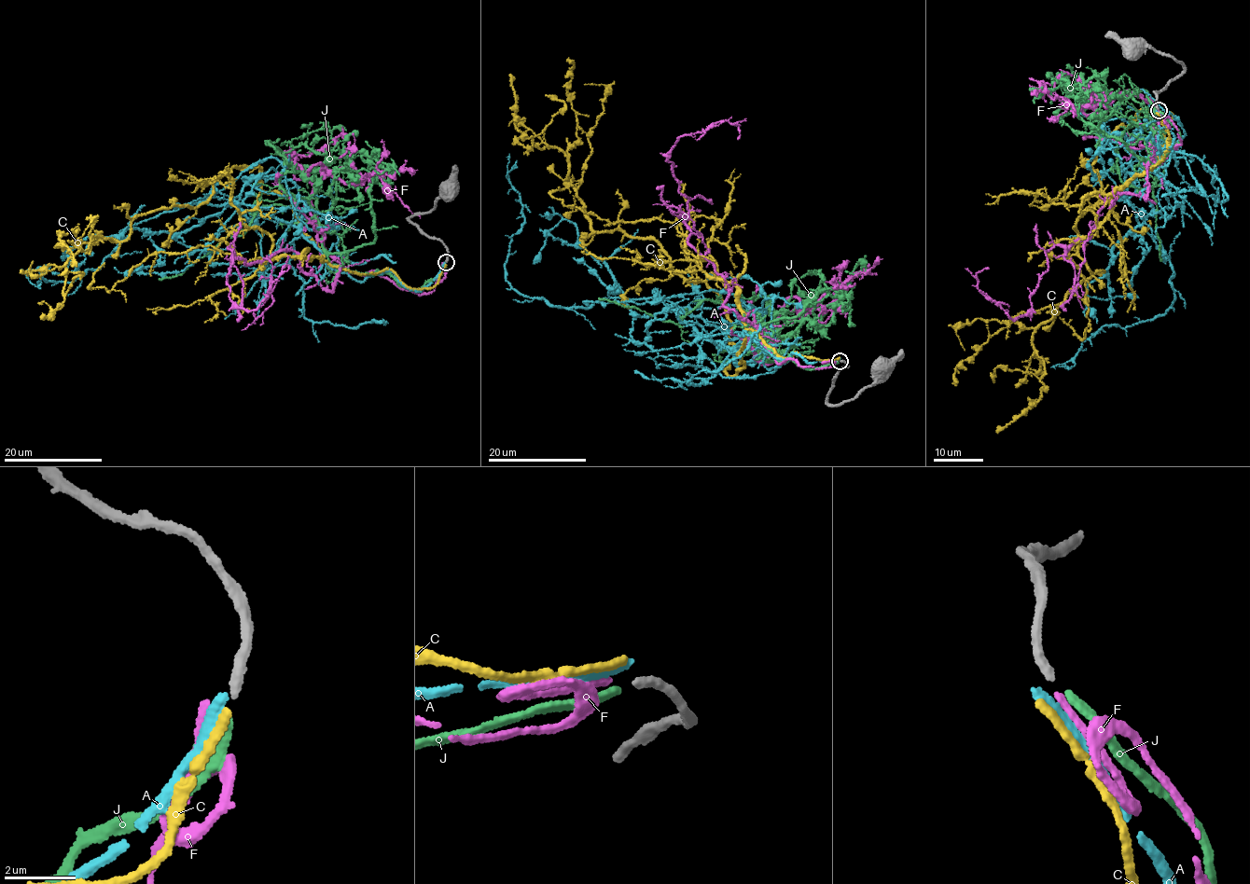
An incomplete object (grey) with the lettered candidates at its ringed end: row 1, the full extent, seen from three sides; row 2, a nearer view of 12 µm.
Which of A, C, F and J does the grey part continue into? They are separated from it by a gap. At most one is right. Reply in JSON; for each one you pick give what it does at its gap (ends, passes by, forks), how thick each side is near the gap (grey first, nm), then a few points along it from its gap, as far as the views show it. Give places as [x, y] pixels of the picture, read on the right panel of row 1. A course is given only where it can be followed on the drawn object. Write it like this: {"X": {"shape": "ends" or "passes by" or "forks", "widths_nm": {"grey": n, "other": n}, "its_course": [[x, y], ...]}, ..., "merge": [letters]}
{"J": {"shape": "ends", "widths_nm": {"grey": 240, "other": 260}, "its_course": [[1159, 111], [1180, 139], [1154, 168], [1146, 125], [1130, 124], [1115, 151], [1122, 182], [1153, 188], [1160, 261]]}, "merge": ["J"]}

